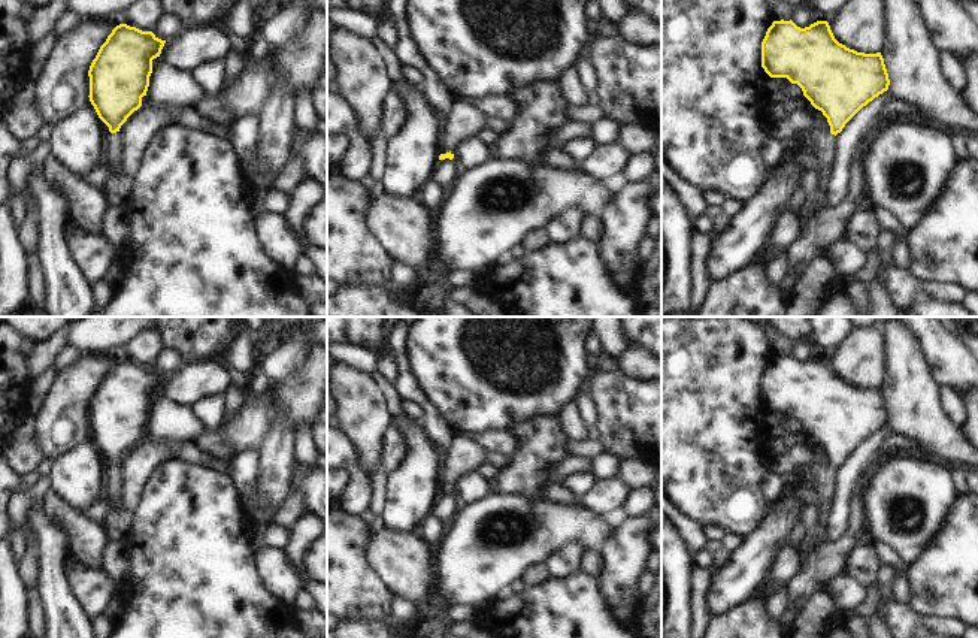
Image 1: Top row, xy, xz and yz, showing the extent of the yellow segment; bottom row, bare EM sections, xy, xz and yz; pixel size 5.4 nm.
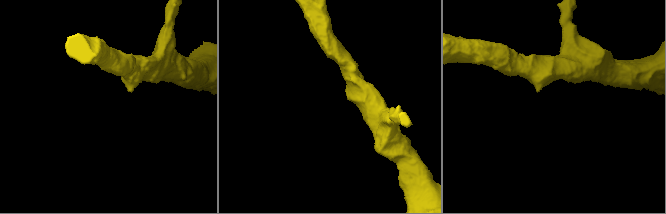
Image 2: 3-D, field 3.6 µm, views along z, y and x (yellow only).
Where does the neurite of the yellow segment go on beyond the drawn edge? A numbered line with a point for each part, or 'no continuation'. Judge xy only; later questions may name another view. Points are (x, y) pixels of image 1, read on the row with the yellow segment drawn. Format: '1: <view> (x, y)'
1: xy (112, 144)

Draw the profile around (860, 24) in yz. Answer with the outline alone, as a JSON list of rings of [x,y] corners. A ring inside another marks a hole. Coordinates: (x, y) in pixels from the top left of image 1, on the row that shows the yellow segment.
[[[848,0],[829,25],[835,39],[847,48],[881,52],[887,28],[884,0]]]

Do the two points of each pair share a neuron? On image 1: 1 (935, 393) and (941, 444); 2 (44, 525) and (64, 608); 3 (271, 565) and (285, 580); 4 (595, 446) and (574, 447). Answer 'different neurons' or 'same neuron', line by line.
1: same neuron
2: same neuron
3: same neuron
4: same neuron

